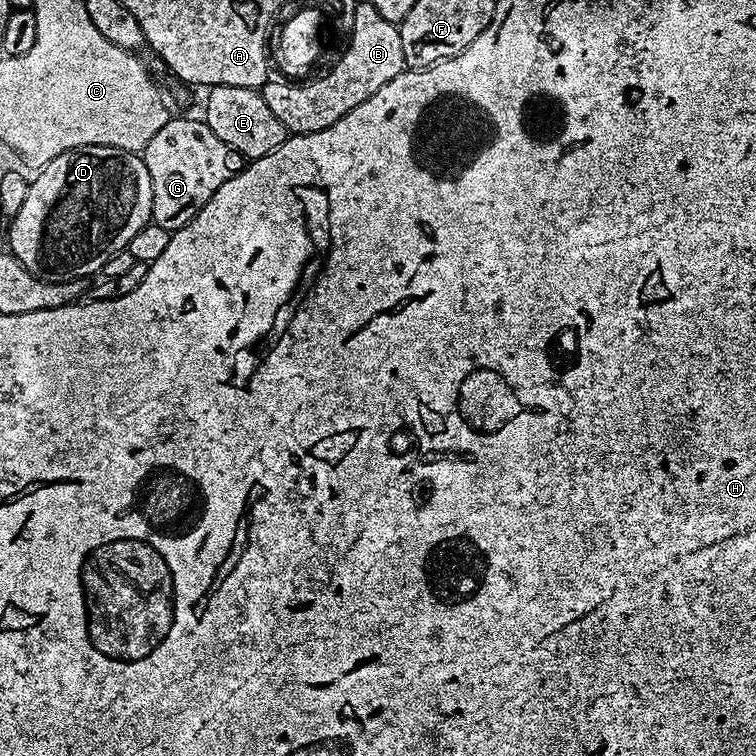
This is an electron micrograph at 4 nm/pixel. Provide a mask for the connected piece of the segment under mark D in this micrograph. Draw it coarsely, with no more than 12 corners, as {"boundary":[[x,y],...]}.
{"boundary":[[71,148],[31,177],[7,251],[95,277],[152,218],[137,153]]}

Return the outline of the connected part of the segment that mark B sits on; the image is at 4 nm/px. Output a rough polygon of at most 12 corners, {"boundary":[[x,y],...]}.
{"boundary":[[371,2],[350,12],[336,65],[259,89],[288,133],[305,136],[405,72],[399,27]]}

